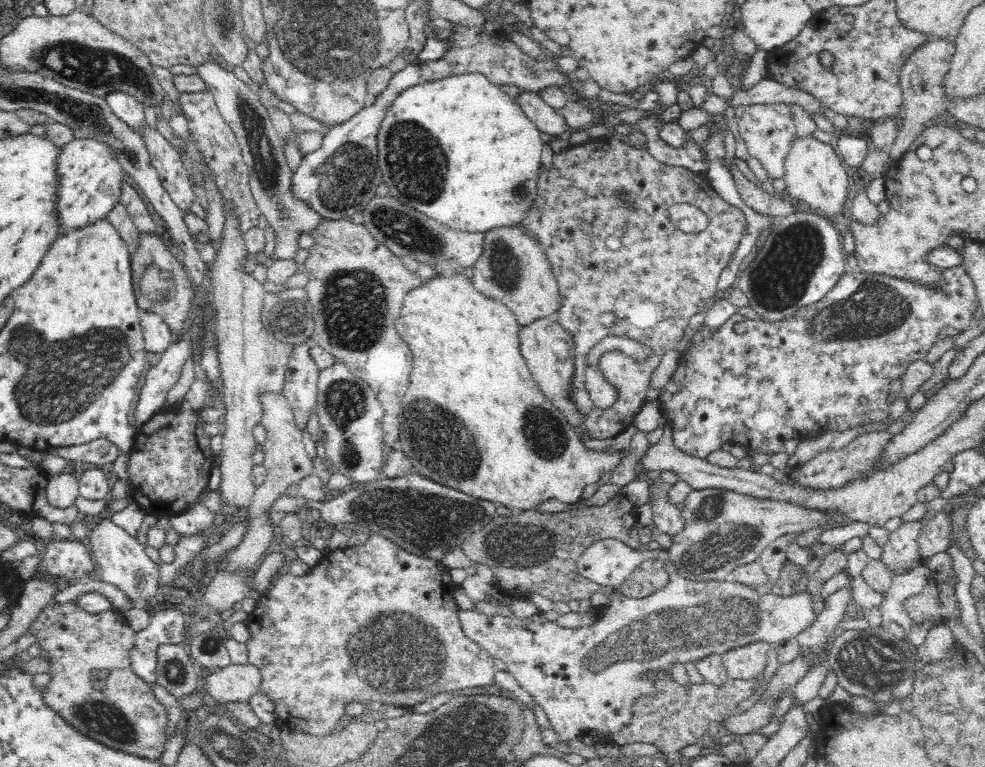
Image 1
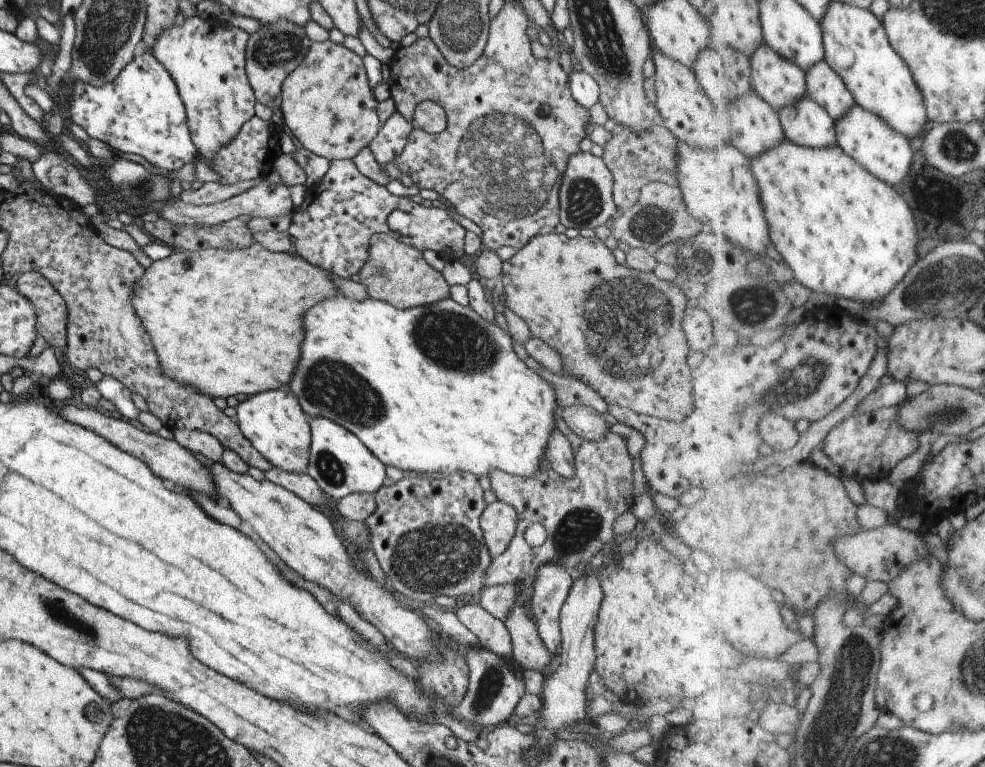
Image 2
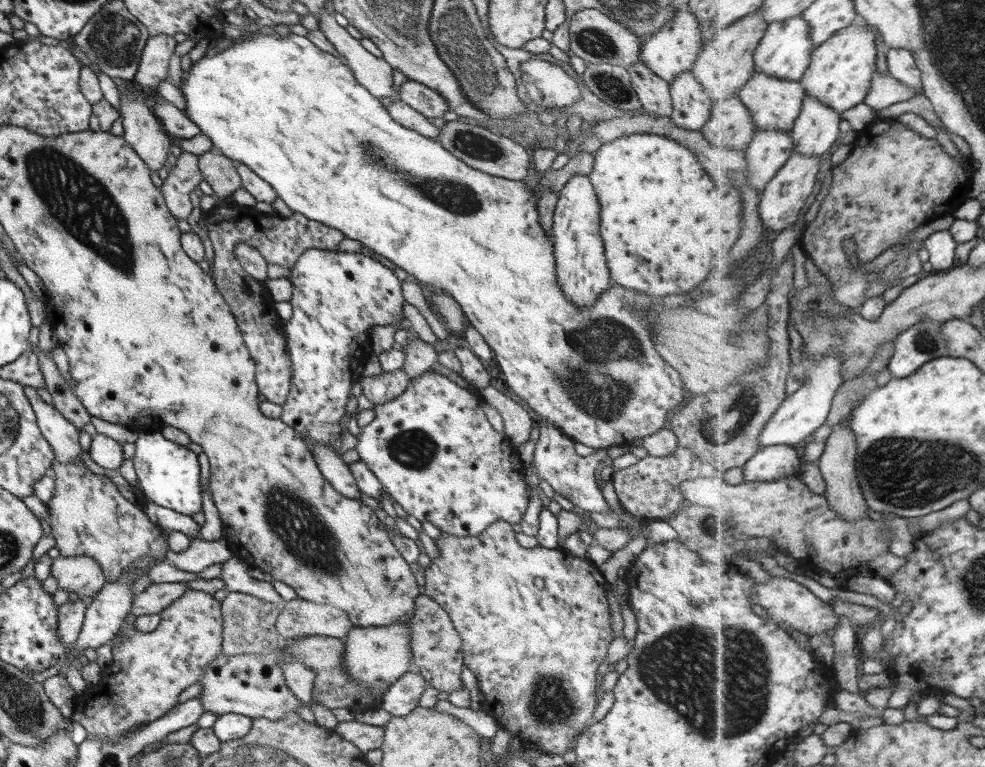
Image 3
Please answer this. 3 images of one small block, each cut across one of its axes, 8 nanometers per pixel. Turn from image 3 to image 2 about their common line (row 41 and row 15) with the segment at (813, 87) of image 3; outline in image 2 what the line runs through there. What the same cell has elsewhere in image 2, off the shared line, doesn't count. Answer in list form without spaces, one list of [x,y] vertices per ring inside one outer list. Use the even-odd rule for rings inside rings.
[[[835,1],[821,24],[826,62],[843,78],[858,104],[881,115],[891,127],[909,139],[919,138],[927,122],[931,121],[926,97],[915,82],[910,66],[892,46],[883,22],[871,10]]]

